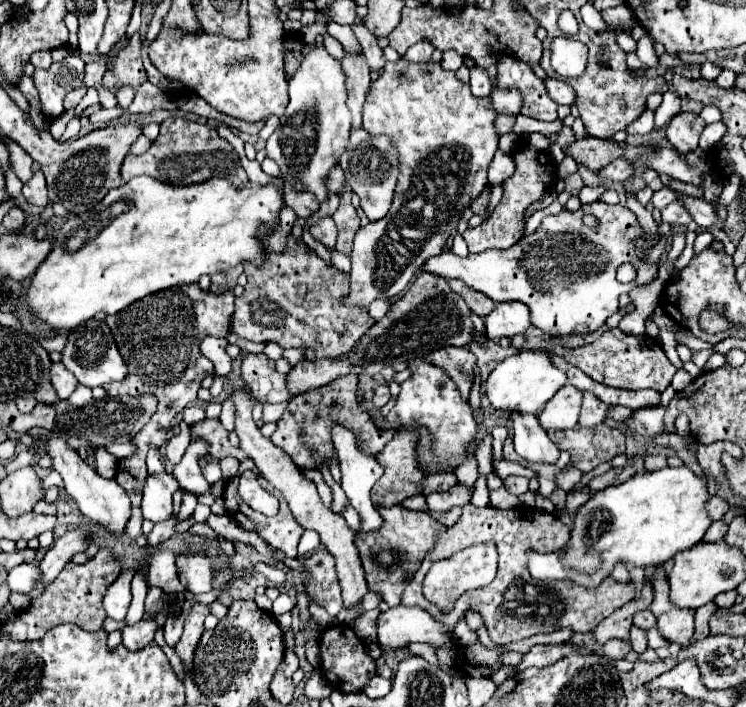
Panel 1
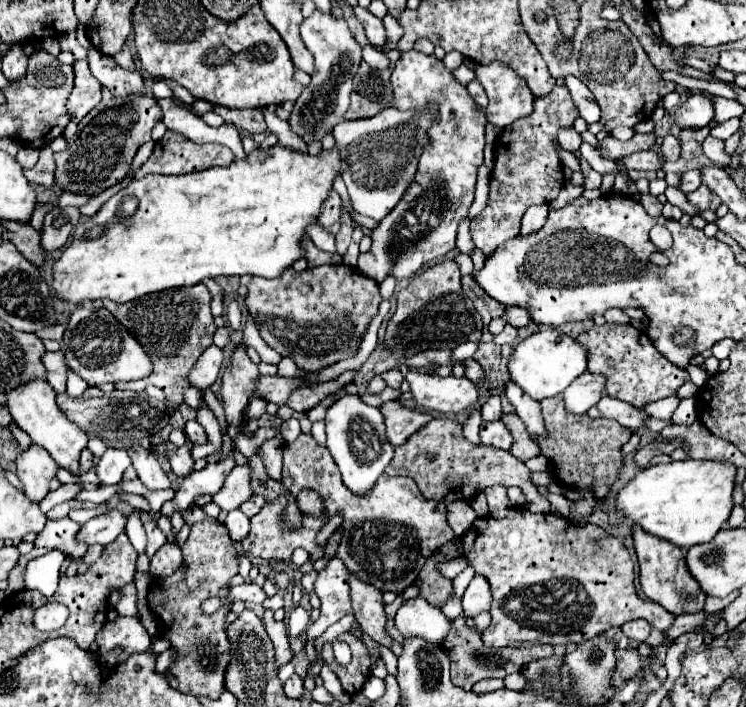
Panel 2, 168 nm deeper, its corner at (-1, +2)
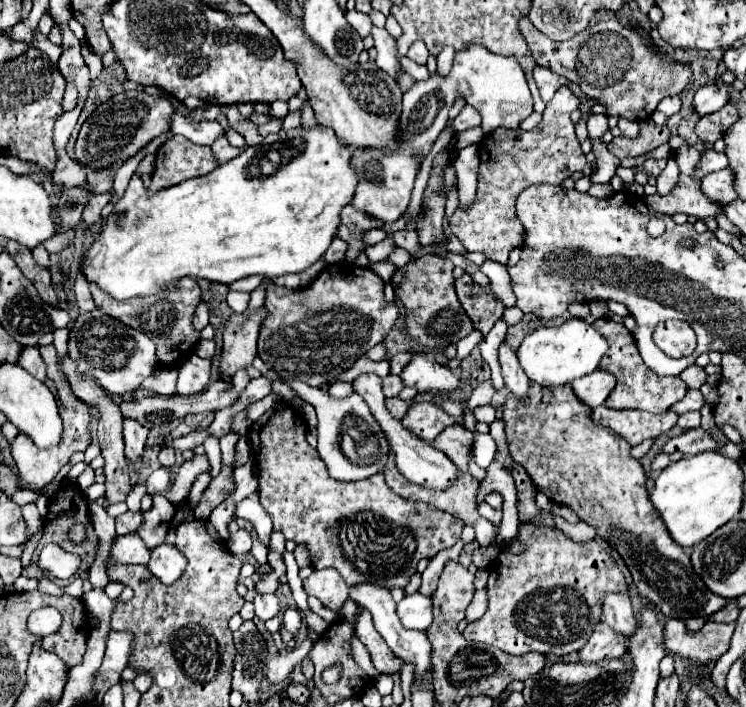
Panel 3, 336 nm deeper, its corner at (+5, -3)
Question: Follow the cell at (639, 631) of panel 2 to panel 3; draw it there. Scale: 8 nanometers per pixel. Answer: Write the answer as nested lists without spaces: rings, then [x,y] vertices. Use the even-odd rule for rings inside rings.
[[[607,593],[603,601],[603,621],[613,627],[617,633],[625,633],[627,637],[635,633],[637,619],[631,609],[629,593]]]

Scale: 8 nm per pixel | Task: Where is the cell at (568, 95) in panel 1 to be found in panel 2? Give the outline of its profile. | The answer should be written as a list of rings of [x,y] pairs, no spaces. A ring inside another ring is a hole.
[[[567,76],[565,78],[565,86],[569,88],[569,94],[573,98],[573,104],[575,108],[579,110],[579,116],[585,120],[585,122],[597,122],[599,116],[601,116],[601,110],[595,102],[595,96],[591,96],[591,90],[575,76]]]

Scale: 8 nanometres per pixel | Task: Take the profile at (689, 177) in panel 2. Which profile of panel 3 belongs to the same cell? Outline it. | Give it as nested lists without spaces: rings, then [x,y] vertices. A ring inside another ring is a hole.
[[[711,149],[711,151],[705,151],[705,153],[703,153],[703,157],[701,157],[699,165],[697,165],[697,175],[699,175],[699,177],[705,177],[705,175],[709,175],[711,171],[725,169],[727,165],[729,165],[727,155]]]

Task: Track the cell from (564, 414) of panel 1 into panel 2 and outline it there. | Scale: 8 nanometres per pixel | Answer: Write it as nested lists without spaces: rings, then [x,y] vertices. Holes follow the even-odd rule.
[[[583,372],[583,376],[575,378],[569,388],[563,392],[563,402],[567,412],[571,414],[585,414],[593,404],[599,402],[599,398],[605,392],[605,378]]]

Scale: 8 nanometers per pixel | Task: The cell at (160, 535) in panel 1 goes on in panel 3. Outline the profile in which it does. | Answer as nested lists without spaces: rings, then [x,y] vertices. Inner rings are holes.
[[[227,433],[219,439],[221,443],[221,453],[223,453],[223,465],[233,467],[233,459],[235,459],[235,443],[237,443],[237,433]]]

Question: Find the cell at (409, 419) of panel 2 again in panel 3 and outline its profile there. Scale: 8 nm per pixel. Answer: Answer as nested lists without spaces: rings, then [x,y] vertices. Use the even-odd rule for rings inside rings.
[[[413,403],[413,407],[407,411],[407,415],[401,419],[401,423],[411,429],[417,437],[425,439],[427,443],[433,443],[433,439],[449,425],[455,425],[455,417],[445,413],[439,405],[435,403]]]

